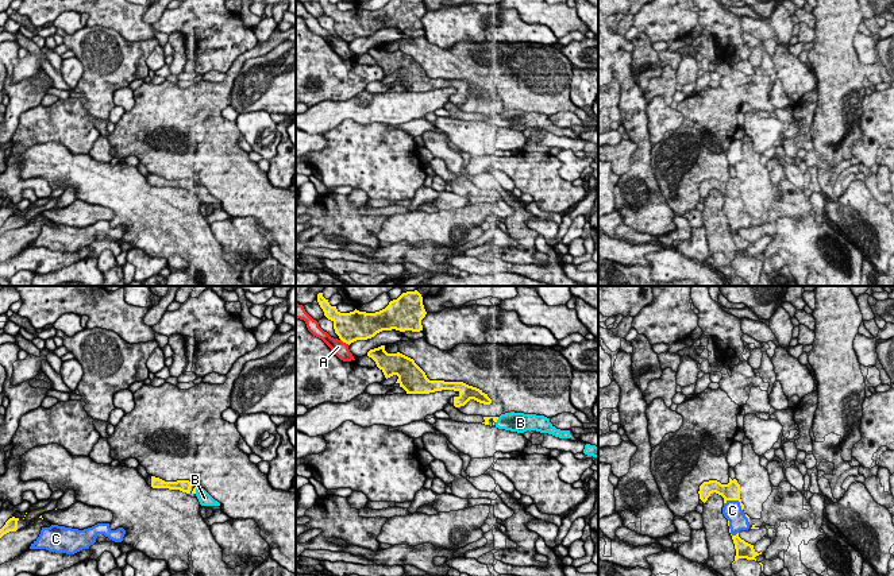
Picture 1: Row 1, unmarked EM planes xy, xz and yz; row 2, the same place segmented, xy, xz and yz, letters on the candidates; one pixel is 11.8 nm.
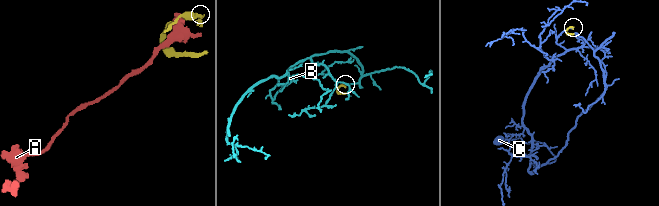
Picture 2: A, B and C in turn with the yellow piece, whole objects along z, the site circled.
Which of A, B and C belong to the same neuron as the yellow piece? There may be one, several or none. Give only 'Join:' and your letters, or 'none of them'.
Join: B

